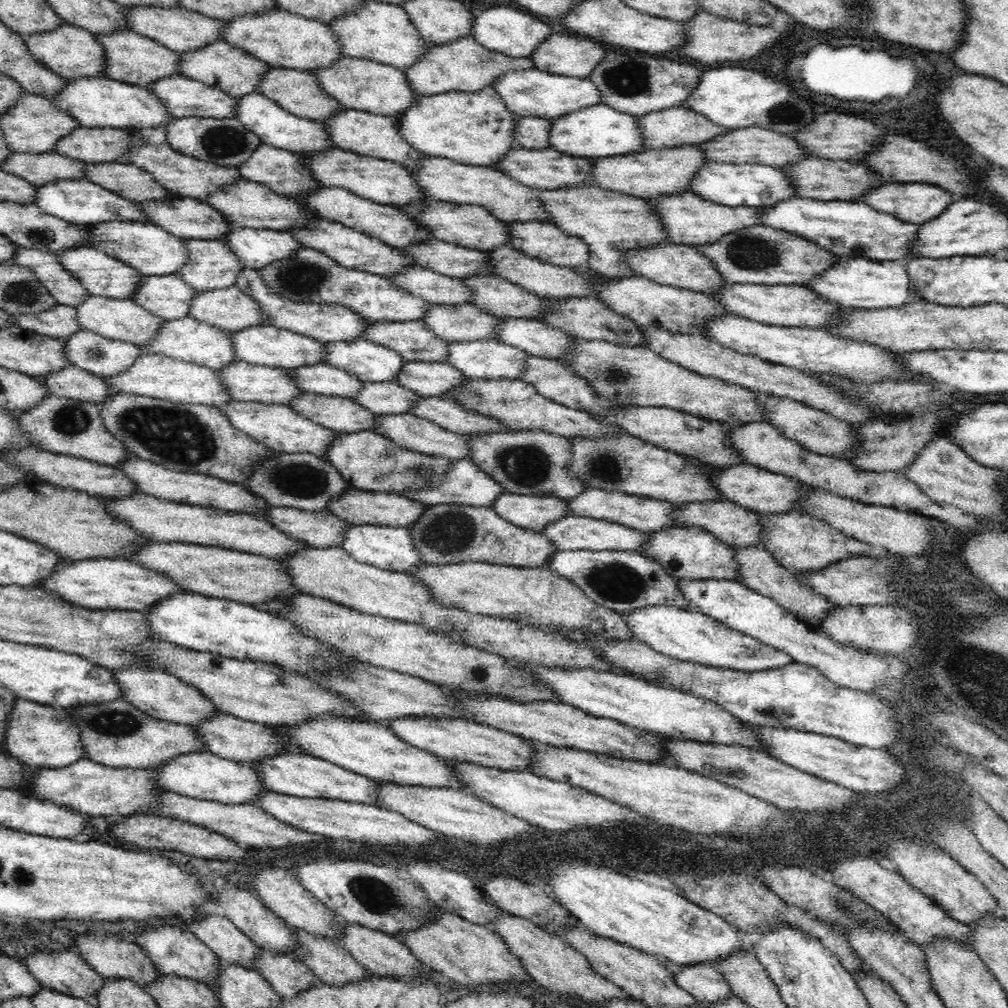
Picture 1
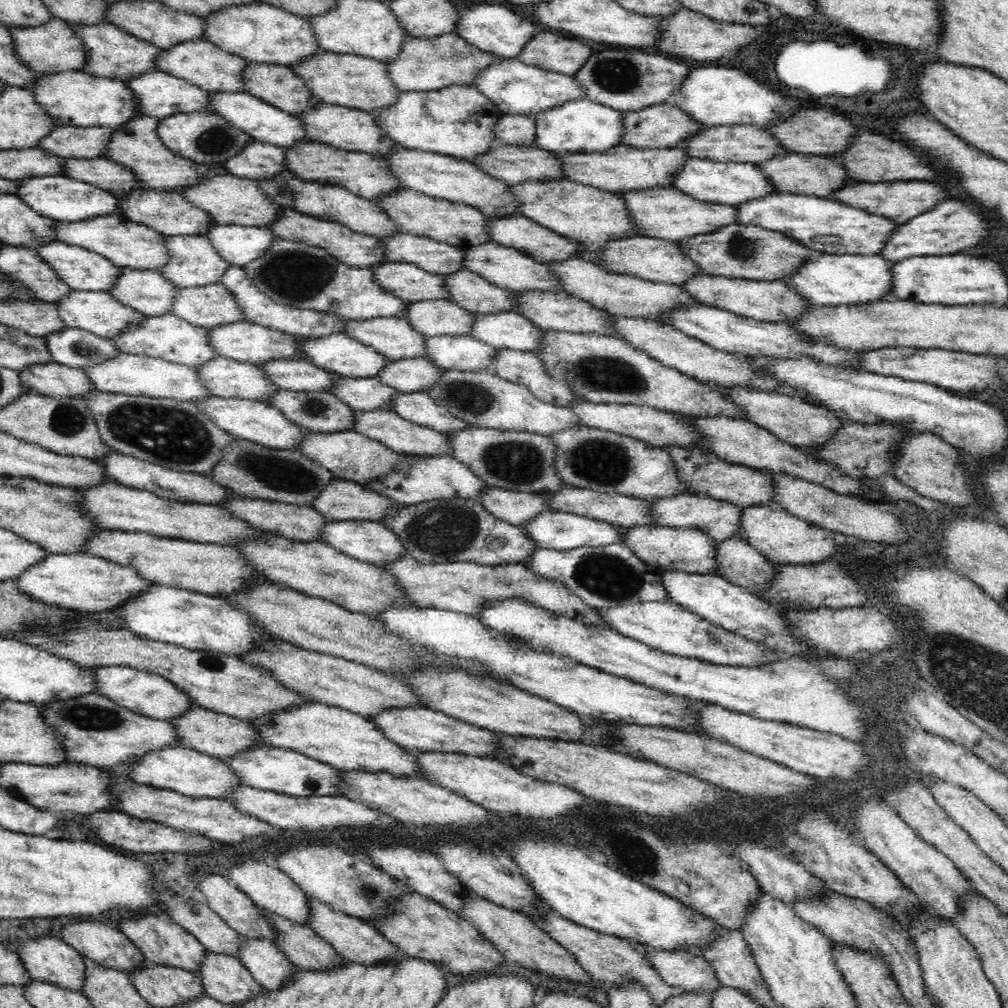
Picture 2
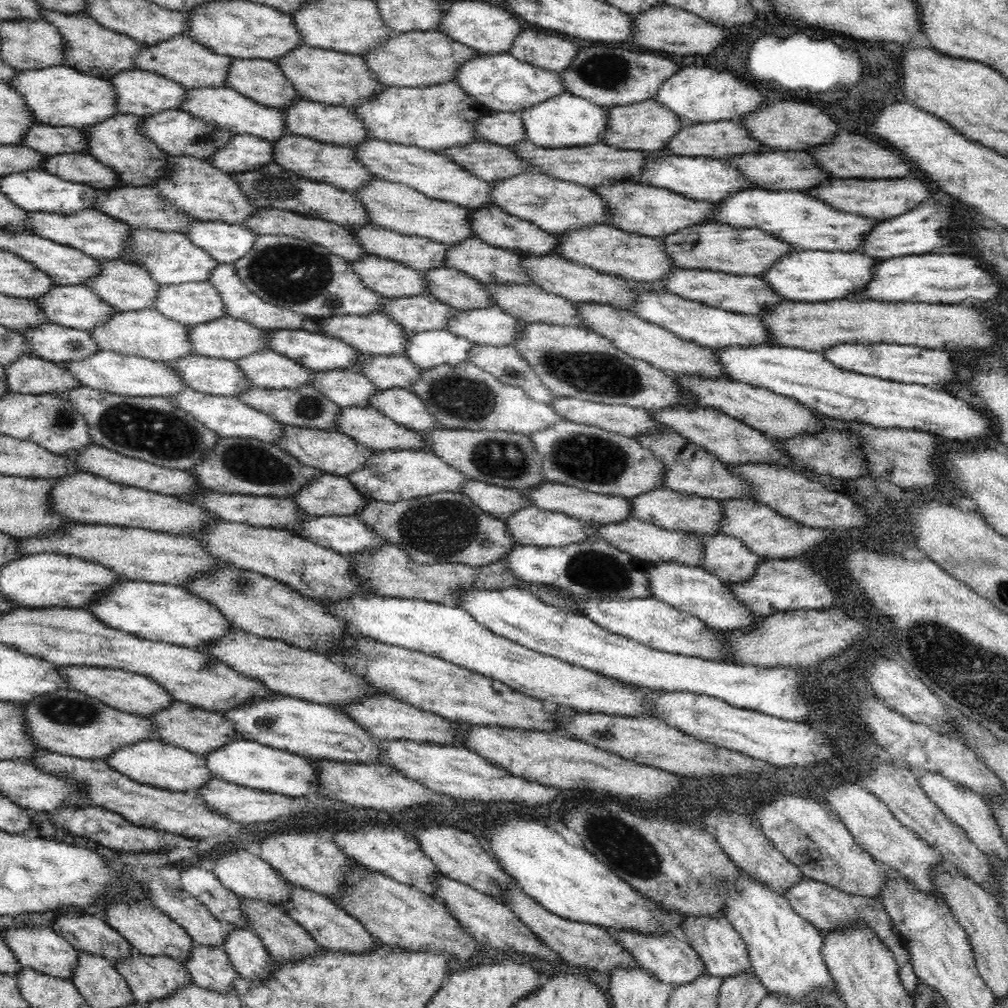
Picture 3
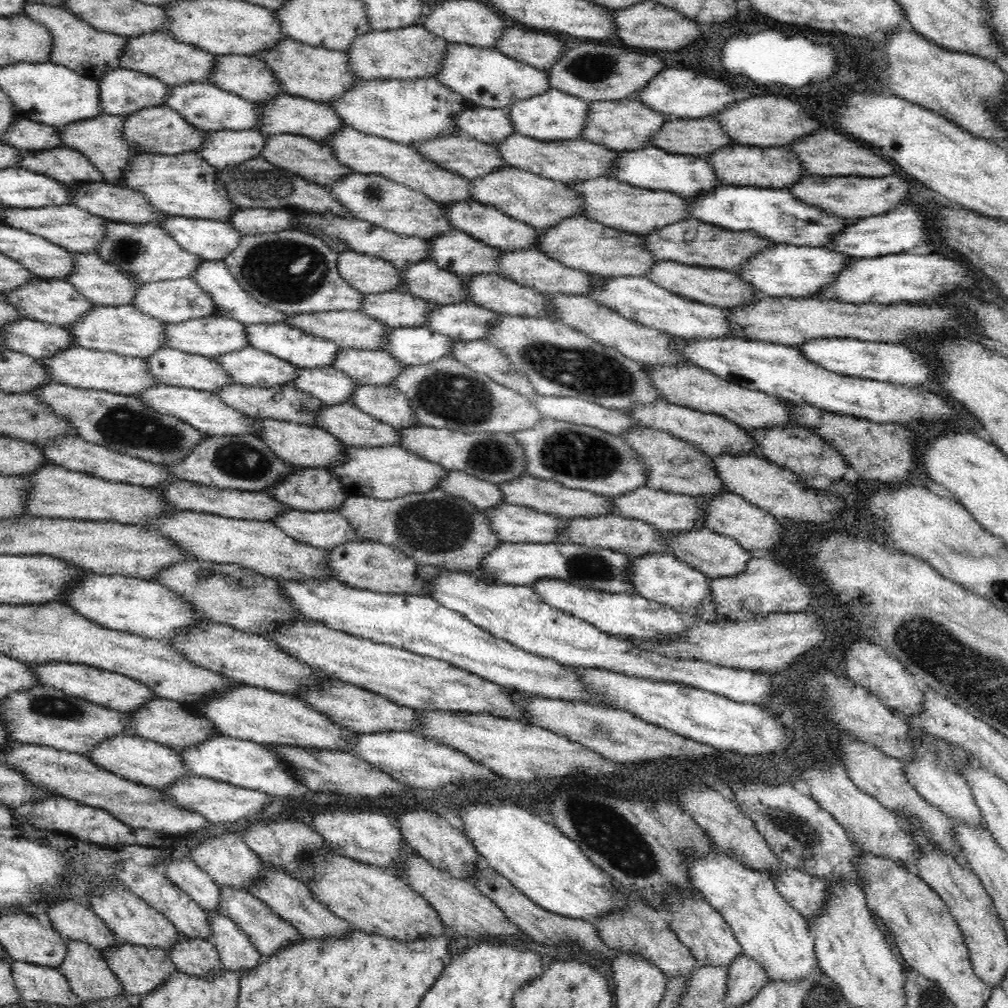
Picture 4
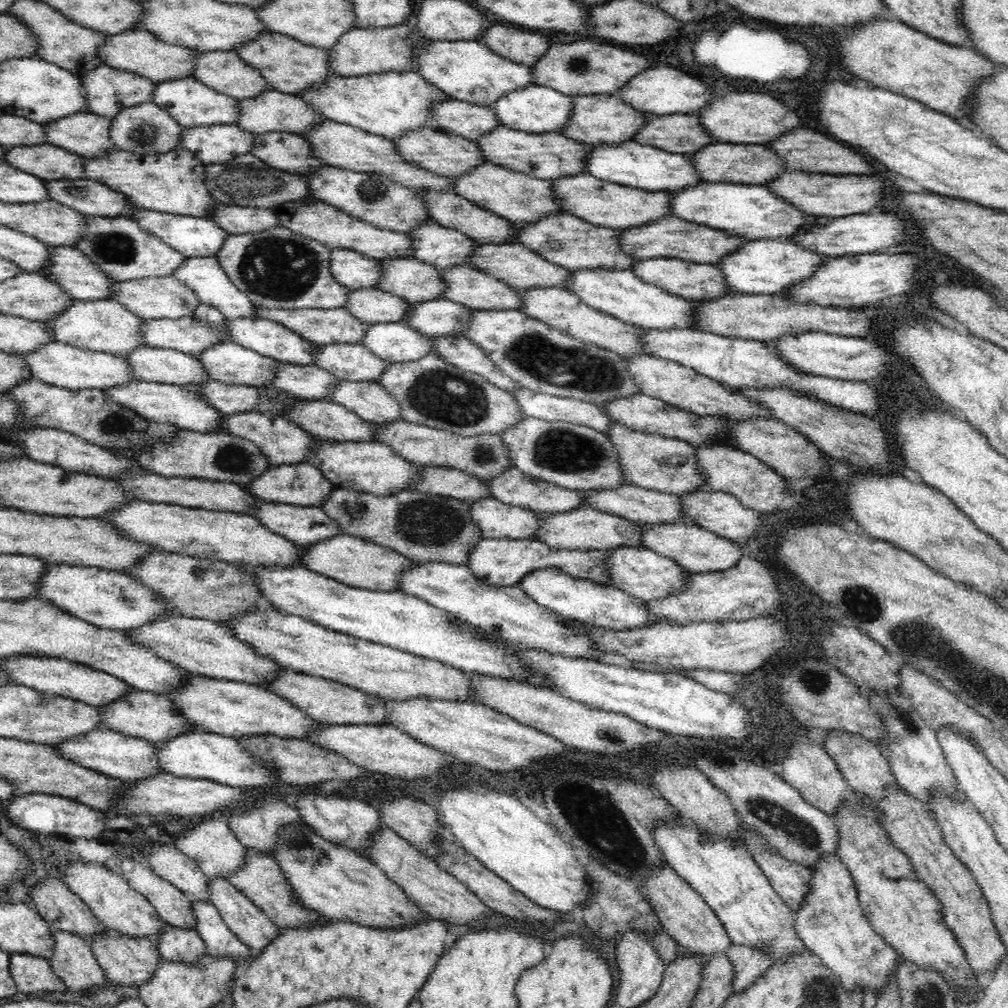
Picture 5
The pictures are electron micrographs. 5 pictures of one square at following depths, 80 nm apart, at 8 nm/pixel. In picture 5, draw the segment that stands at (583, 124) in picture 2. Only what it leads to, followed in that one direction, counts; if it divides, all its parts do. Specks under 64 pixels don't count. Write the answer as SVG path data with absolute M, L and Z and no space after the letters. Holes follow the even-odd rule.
M527 84L507 92L493 102L491 110L495 112L502 125L529 133L561 132L569 123L572 110L572 97L565 95L553 88Z

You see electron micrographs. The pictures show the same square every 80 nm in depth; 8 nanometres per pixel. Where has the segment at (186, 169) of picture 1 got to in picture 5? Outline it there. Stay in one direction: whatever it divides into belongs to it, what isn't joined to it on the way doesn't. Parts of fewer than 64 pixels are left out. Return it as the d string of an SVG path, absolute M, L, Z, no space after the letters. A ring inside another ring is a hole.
M78 111L41 125L48 143L51 142L54 146L82 157L101 157L114 148L114 144L110 140L110 123L111 118L107 116Z

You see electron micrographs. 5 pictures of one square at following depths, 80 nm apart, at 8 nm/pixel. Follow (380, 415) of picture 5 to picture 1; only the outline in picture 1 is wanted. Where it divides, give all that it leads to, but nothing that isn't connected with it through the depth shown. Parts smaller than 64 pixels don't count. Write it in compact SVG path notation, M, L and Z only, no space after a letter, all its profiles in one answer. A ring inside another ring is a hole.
M422 397L412 408L410 415L435 422L442 428L458 435L476 436L488 432L514 432L503 422L496 419L476 415L462 409L462 405L442 397Z

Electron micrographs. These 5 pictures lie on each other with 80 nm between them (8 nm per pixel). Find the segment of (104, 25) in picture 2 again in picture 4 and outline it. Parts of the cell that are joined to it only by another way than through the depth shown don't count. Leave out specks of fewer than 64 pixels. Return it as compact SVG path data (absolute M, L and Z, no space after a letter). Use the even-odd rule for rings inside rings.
M26 3L23 14L45 26L54 37L49 61L65 66L80 76L97 79L104 72L119 67L120 55L126 51L128 40L124 36L100 32L79 16L66 10L63 6L42 3Z

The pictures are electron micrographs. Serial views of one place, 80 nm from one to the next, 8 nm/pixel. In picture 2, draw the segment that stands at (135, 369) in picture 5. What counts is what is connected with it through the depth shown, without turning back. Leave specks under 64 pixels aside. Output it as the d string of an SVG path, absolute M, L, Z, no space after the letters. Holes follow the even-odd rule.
M216 357L196 369L202 385L221 398L240 398L266 402L278 389L254 363Z

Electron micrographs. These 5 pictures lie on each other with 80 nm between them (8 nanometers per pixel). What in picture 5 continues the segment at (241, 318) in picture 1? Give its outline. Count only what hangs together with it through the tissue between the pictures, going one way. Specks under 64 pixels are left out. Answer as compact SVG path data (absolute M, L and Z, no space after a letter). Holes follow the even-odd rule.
M170 275L118 281L111 290L111 296L114 301L123 304L136 316L146 319L168 318L174 320L190 316L194 314L195 308L202 303L193 290L190 290L185 284L180 284Z

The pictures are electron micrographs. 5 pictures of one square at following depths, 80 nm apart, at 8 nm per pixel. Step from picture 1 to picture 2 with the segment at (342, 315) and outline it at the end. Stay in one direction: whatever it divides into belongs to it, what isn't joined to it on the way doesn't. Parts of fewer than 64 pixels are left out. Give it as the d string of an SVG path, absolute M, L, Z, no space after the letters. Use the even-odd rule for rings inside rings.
M230 265L228 270L221 276L219 283L235 296L237 305L243 310L244 318L248 322L279 330L296 337L322 338L332 333L343 334L345 329L347 319L336 316L332 312L316 312L315 310L294 308L288 304L274 302L270 297L260 292L255 284L252 284L241 266Z

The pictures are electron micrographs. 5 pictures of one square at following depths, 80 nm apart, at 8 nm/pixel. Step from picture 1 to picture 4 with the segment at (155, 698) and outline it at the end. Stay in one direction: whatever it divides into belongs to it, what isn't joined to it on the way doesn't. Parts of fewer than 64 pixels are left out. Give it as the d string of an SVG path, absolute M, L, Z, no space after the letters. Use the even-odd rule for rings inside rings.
M28 663L31 668L33 668L33 674L37 676L37 684L39 684L41 687L52 687L56 690L60 690L62 692L65 692L68 696L77 696L78 698L82 698L84 700L90 701L92 704L100 704L102 706L105 706L106 708L114 709L116 711L121 711L122 713L128 713L130 711L133 711L134 709L140 708L144 703L147 703L152 697L158 697L155 696L155 692L152 692L150 688L148 688L145 684L140 684L137 680L132 680L129 676L124 676L122 673L118 672L110 672L106 670L102 670L100 668L91 667L85 664L74 664L74 663Z

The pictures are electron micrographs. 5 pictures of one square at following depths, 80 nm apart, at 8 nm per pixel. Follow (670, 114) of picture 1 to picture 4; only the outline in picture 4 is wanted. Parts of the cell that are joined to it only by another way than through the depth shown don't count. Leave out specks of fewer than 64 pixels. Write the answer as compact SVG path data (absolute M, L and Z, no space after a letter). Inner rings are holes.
M633 98L622 100L599 100L590 103L590 112L584 124L581 138L601 144L603 147L616 151L636 150L651 144L651 138L660 130L667 115L656 112L653 108Z

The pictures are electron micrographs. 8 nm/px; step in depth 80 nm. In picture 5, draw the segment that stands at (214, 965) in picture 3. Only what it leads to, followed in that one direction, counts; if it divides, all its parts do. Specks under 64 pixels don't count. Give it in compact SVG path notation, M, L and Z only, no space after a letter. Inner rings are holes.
M168 924L157 940L164 959L182 963L197 963L207 952L206 943L194 929L182 929Z

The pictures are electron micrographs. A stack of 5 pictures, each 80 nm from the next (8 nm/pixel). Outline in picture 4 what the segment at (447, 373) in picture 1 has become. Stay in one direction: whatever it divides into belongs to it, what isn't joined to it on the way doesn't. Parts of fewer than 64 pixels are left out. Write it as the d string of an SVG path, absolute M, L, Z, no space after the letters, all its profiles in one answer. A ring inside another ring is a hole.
M339 348L331 366L340 370L360 384L391 386L400 376L404 364L384 350L358 350Z

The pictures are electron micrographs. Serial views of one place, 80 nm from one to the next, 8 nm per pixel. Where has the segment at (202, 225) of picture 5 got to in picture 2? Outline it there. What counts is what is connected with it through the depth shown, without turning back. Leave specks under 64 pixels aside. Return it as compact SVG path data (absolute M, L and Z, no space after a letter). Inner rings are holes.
M215 224L203 235L224 260L241 267L262 256L279 239L269 228L235 224Z

